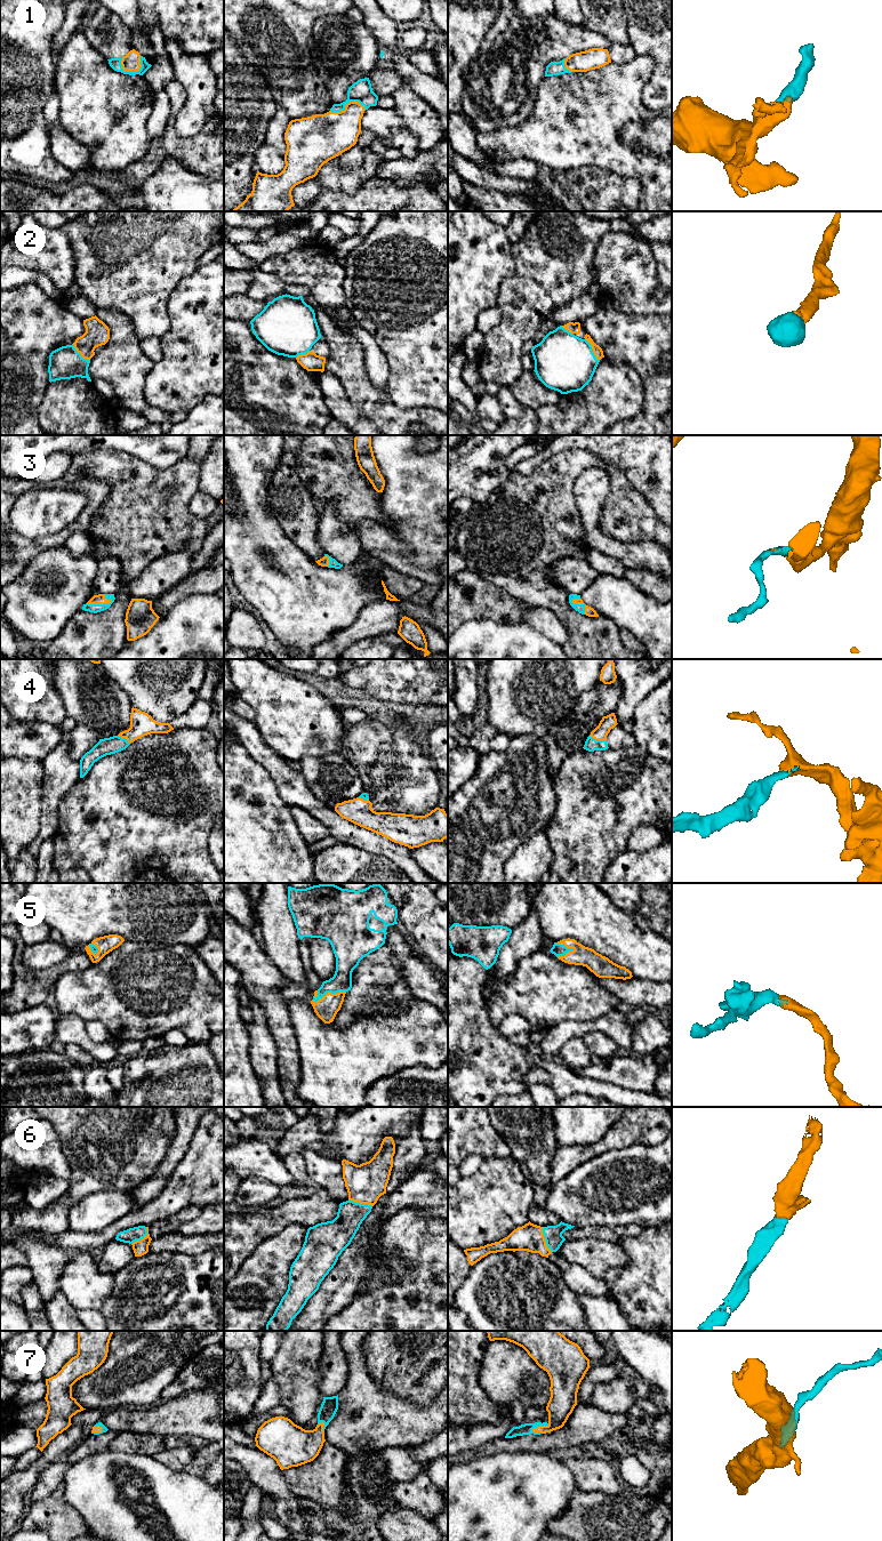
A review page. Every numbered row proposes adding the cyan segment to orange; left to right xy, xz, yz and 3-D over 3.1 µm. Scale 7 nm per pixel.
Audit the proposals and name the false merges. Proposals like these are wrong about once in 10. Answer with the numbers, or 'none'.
none

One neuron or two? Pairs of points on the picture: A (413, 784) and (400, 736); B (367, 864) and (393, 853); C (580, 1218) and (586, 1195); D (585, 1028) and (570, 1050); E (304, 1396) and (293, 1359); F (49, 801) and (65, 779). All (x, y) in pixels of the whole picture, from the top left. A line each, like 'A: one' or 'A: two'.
A: one
B: two
C: one
D: two
E: one
F: one

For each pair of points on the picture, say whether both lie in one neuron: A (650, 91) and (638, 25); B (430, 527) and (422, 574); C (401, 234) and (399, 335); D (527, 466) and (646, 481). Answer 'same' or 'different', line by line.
A: same
B: different
C: same
D: same

